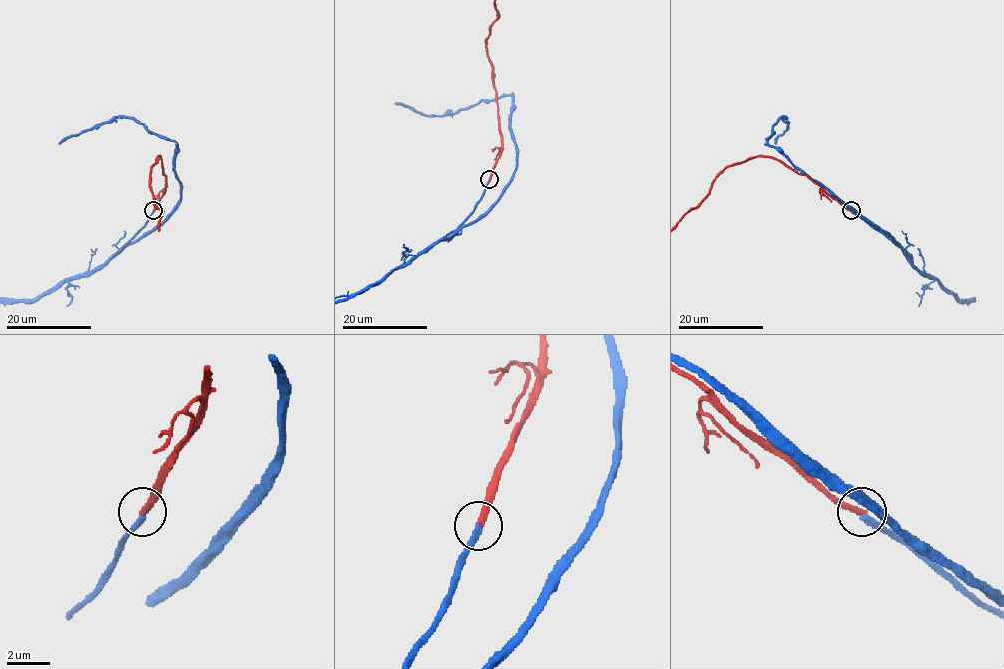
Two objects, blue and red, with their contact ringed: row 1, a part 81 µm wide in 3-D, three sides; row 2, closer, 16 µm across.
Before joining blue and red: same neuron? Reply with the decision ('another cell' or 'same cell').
same cell

